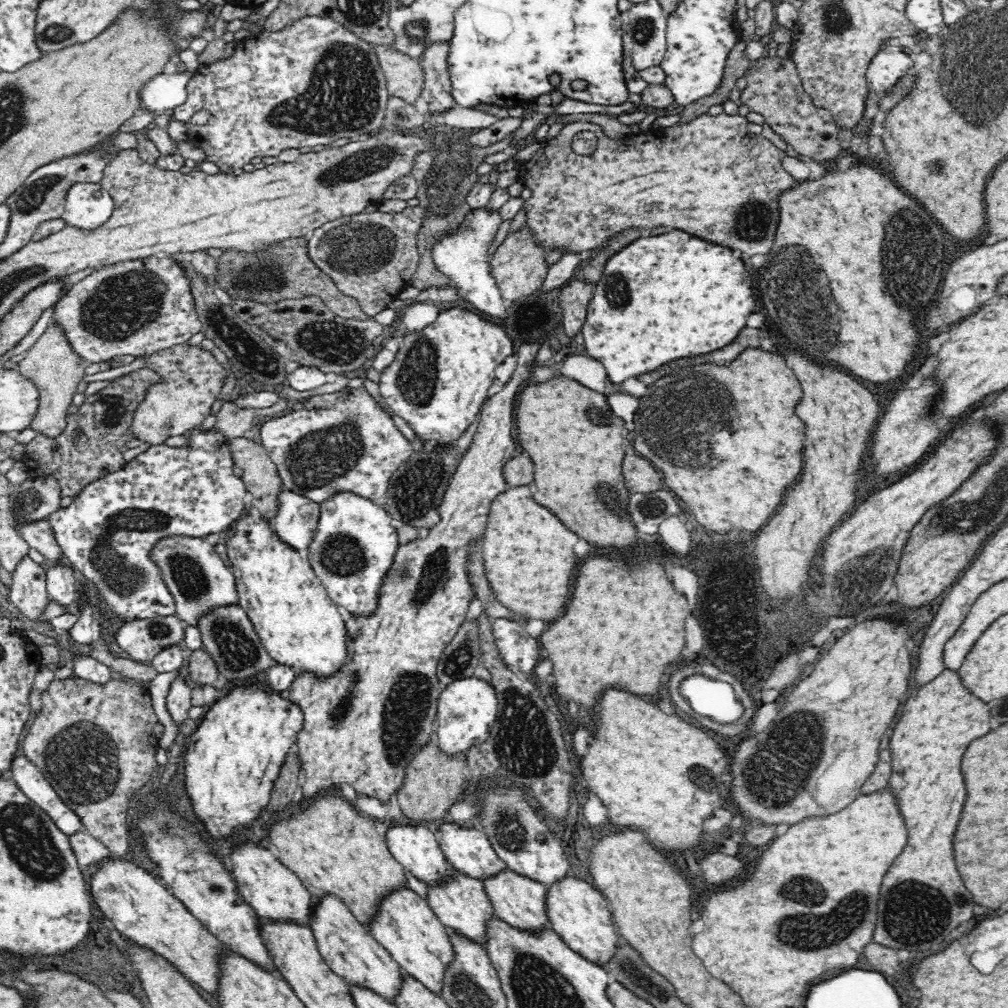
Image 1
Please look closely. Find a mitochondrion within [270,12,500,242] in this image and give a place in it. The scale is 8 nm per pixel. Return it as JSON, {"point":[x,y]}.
{"point":[453,173]}

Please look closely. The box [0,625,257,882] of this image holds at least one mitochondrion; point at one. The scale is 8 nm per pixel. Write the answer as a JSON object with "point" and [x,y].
{"point":[83,761]}

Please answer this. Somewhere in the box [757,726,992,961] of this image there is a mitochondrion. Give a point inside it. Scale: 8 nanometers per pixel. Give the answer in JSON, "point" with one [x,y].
{"point":[823,923]}

